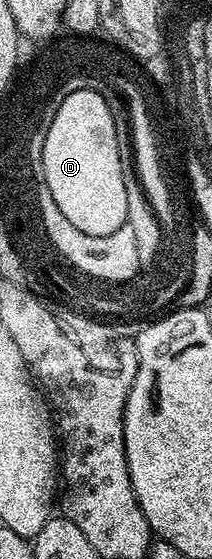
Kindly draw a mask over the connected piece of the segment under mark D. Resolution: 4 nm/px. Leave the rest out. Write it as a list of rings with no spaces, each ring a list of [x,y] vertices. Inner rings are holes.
[[[86,88],[73,92],[62,102],[46,134],[42,166],[46,186],[50,186],[54,202],[58,202],[58,210],[82,234],[114,234],[126,223],[128,203],[118,154],[116,117],[105,93]]]

